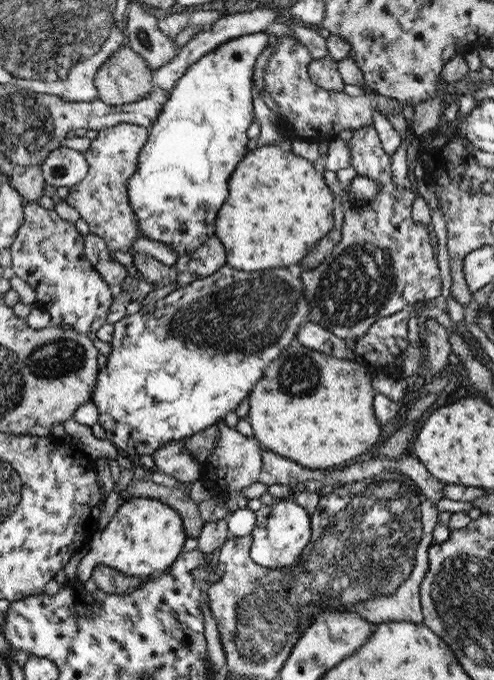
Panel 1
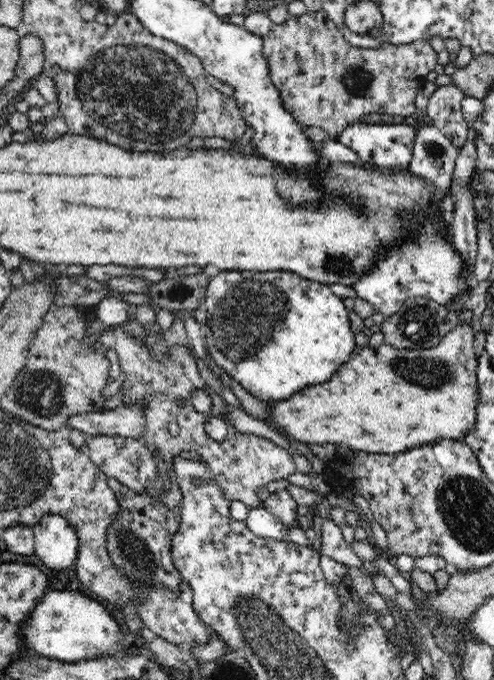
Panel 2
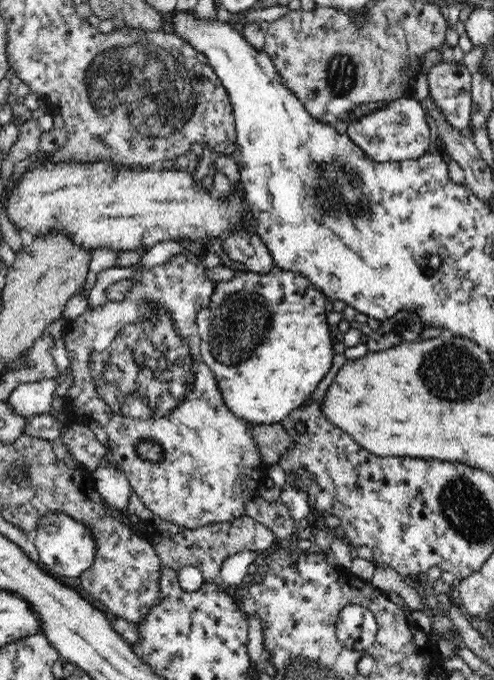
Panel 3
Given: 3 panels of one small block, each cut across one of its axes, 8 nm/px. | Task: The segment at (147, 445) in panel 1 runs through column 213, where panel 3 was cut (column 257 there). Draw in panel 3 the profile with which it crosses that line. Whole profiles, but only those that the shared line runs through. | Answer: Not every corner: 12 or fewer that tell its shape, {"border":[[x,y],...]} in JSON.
{"border":[[276,265],[197,314],[223,404],[251,425],[332,366],[326,295]]}

